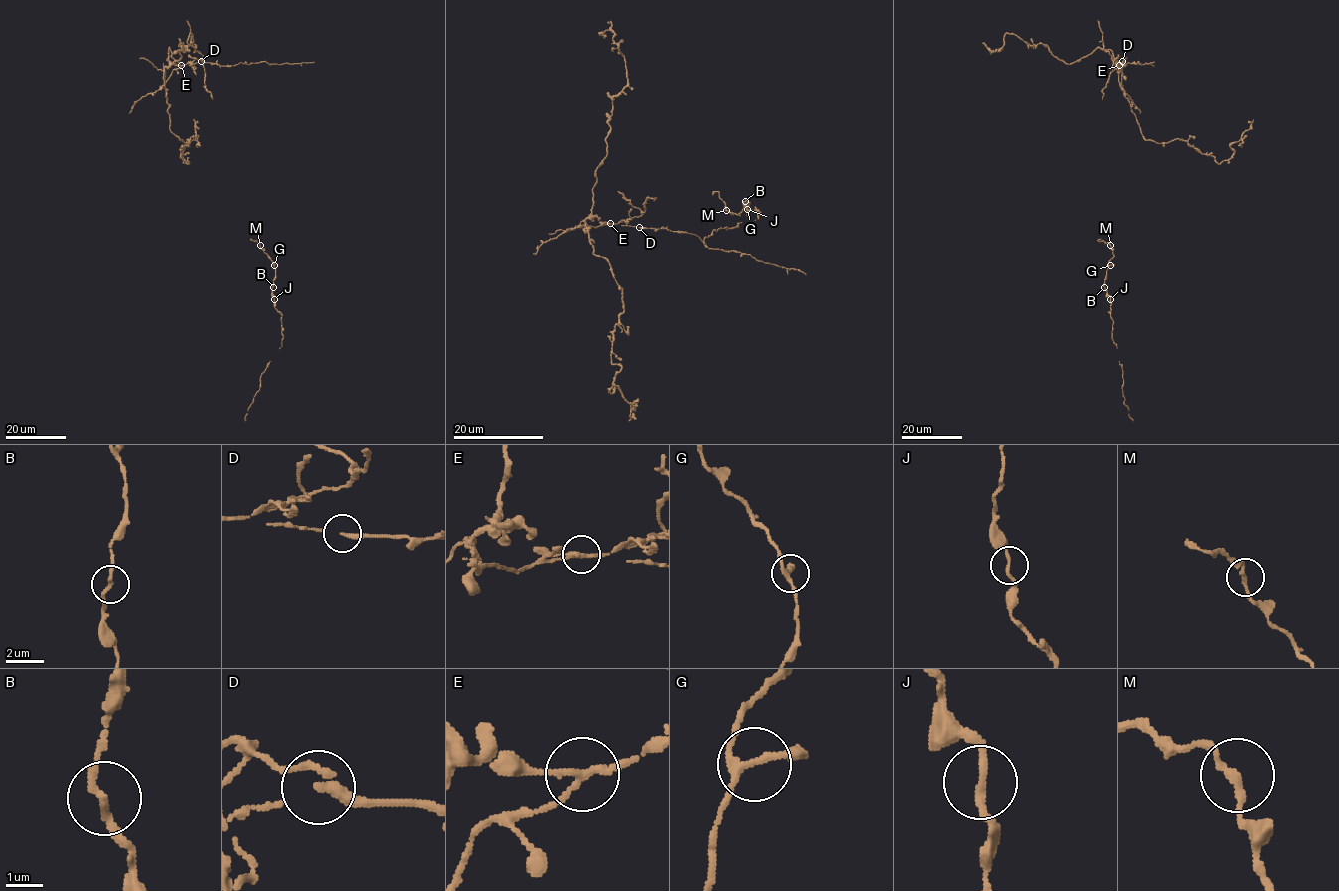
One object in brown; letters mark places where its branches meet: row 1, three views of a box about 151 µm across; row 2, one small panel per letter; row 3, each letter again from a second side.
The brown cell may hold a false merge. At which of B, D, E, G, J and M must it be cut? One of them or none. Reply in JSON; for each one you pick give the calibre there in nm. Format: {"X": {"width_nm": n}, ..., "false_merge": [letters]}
{"E": {"width_nm": 170}, "false_merge": ["E"]}

